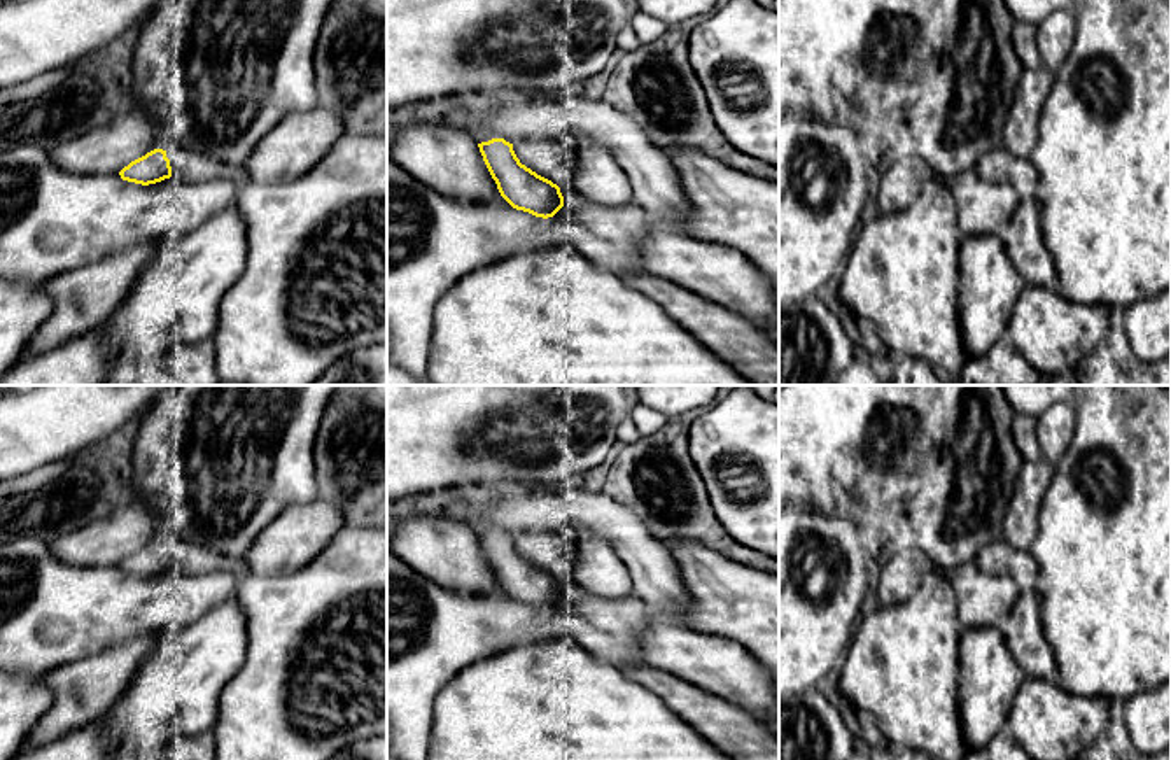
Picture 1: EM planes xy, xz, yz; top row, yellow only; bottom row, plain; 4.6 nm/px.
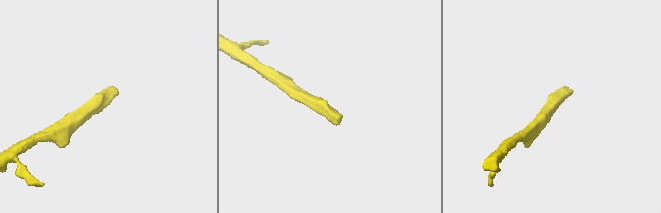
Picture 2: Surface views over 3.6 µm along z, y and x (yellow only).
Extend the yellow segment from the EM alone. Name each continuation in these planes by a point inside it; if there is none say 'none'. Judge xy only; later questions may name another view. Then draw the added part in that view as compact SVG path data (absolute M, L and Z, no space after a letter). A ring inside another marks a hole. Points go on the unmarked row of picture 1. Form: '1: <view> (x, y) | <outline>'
1: xy (188, 557) | M191 541L172 545L170 559L172 569L182 574L205 574L212 571L229 571L238 578L249 574L243 555L226 555Z

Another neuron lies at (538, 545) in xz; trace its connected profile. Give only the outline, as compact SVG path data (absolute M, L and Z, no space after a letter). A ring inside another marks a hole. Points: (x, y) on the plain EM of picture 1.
M520 532L513 543L522 557L558 580L569 578L581 557L578 532Z

